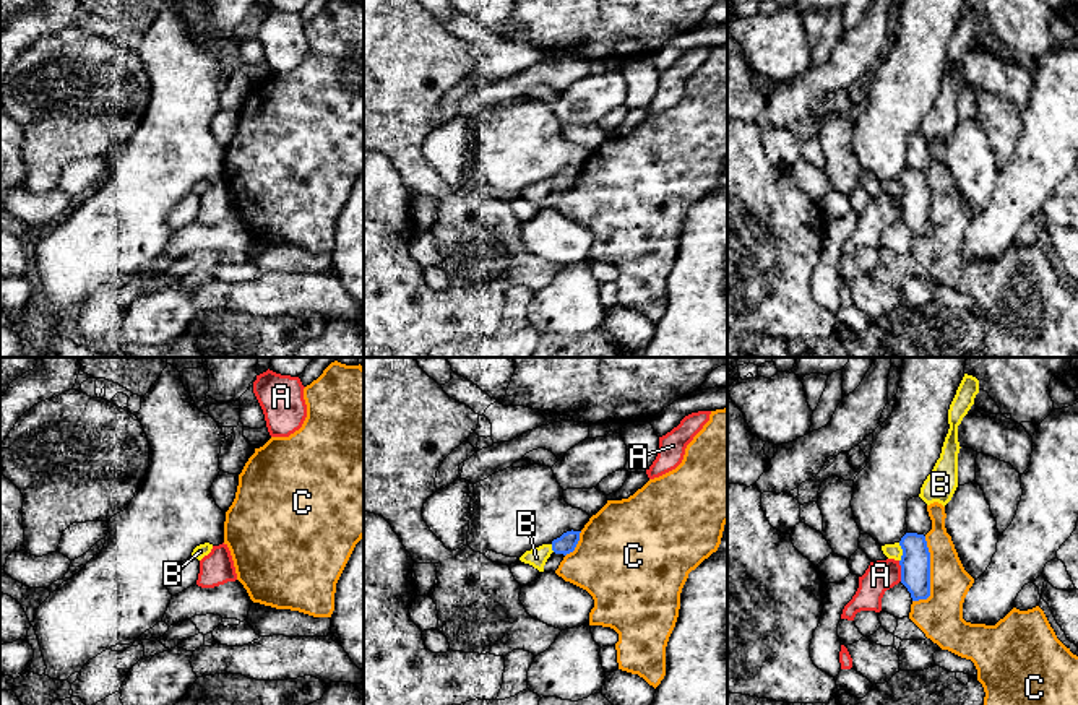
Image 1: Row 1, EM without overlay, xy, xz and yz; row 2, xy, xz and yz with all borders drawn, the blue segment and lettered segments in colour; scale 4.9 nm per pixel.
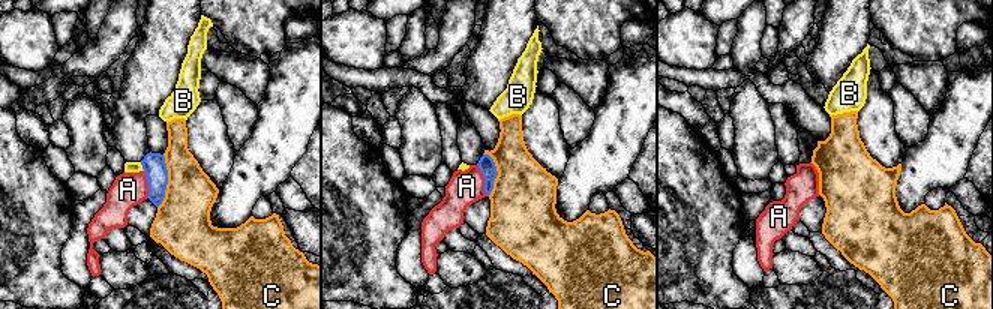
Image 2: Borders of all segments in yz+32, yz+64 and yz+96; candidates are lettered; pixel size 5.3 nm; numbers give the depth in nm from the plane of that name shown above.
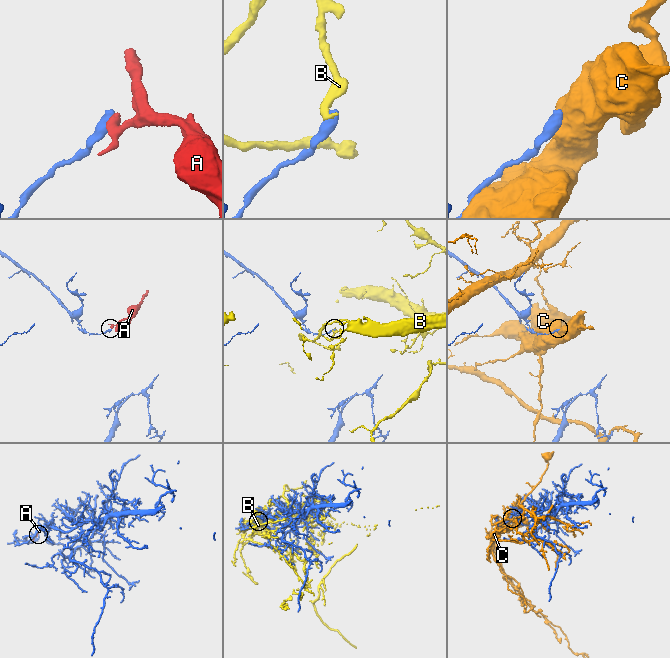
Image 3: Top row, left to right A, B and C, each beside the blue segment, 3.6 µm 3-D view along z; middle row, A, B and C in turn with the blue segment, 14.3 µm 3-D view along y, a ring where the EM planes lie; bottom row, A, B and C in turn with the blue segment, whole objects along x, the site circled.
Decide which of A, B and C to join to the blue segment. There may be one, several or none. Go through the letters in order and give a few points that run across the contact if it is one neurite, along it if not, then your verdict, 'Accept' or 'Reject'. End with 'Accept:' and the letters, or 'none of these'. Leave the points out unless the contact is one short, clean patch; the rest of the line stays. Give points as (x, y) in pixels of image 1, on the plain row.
A: Line: yz (898, 197), (901, 216). Reject
B: Reject
C: Reject
Accept: none of these

